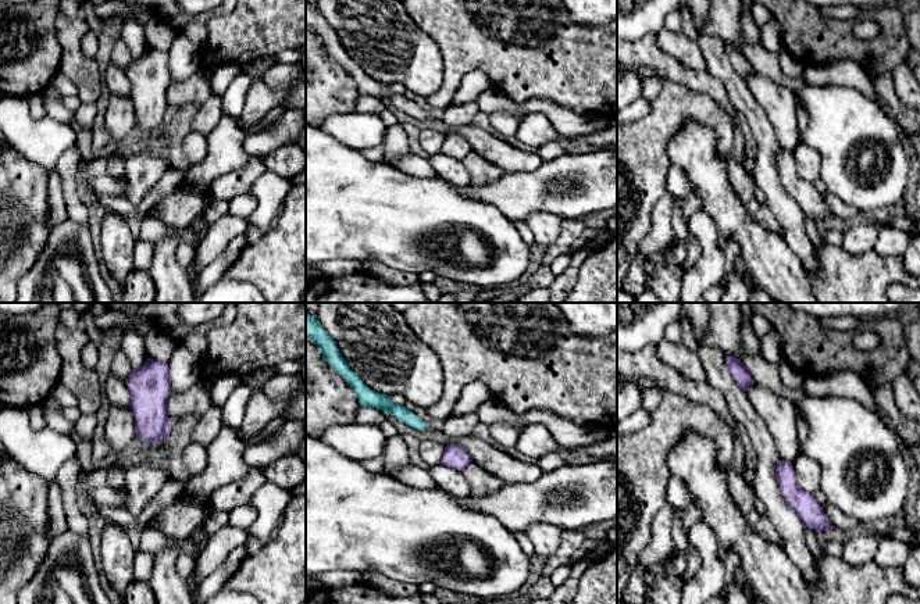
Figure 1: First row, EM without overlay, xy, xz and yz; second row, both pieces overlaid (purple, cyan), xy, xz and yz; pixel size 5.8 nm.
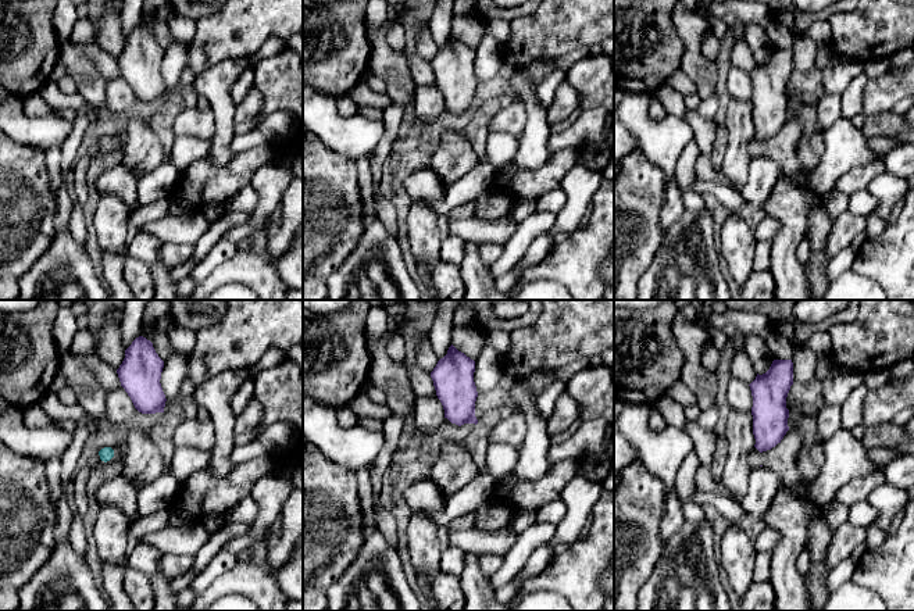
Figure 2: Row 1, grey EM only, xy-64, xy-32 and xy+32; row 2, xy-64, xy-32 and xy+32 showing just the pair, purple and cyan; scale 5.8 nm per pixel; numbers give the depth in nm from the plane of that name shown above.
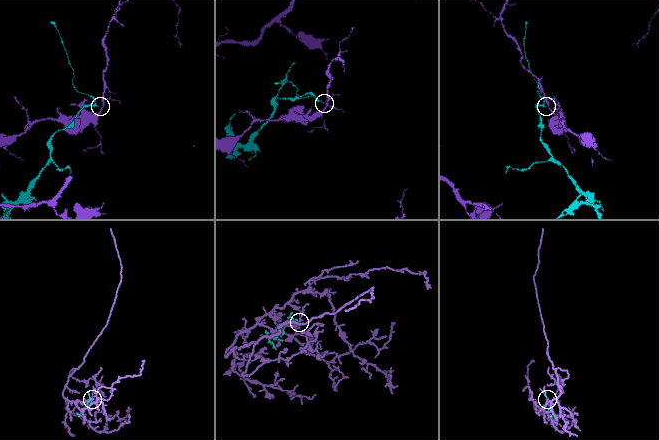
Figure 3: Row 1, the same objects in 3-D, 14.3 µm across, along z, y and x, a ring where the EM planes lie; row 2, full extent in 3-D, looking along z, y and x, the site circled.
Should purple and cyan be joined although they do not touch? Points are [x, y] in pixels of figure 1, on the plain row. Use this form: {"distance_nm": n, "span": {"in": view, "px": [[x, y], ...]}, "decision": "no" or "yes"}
{"distance_nm": 150, "span": {"in": "xz", "px": [[445, 136], [427, 117]]}, "decision": "no"}

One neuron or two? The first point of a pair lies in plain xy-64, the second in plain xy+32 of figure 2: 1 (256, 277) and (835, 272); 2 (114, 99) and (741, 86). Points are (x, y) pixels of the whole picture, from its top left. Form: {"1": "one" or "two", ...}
{"1": "two", "2": "two"}

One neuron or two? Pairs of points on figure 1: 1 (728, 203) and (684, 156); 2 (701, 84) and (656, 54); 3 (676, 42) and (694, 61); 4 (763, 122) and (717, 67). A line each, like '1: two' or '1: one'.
1: one
2: one
3: one
4: one

